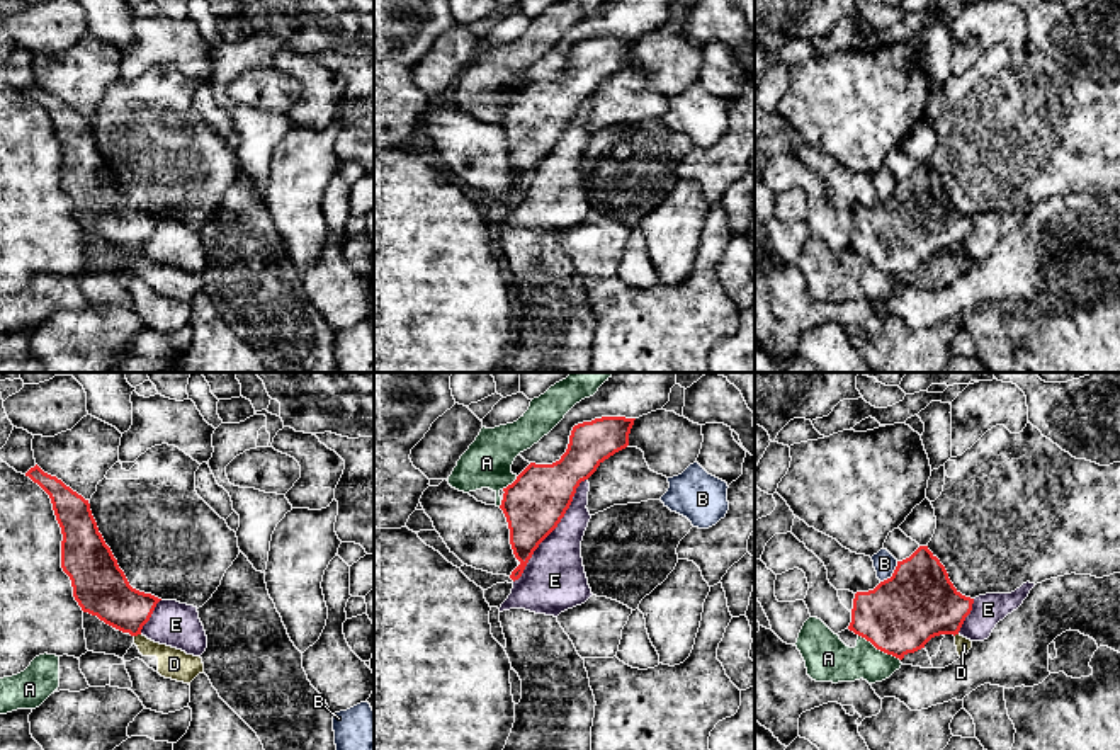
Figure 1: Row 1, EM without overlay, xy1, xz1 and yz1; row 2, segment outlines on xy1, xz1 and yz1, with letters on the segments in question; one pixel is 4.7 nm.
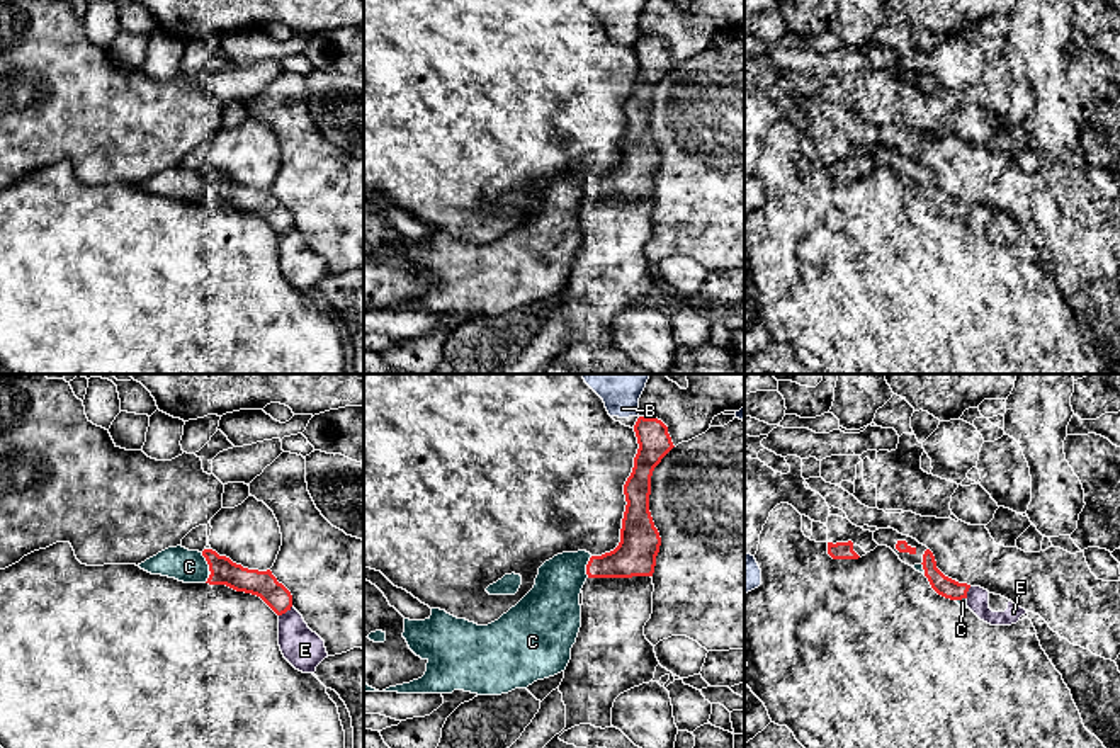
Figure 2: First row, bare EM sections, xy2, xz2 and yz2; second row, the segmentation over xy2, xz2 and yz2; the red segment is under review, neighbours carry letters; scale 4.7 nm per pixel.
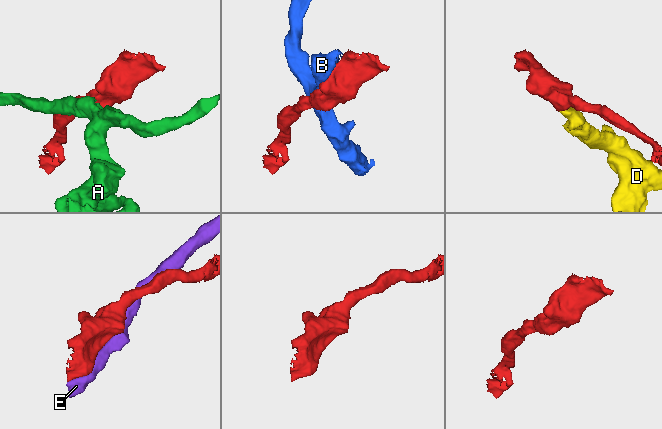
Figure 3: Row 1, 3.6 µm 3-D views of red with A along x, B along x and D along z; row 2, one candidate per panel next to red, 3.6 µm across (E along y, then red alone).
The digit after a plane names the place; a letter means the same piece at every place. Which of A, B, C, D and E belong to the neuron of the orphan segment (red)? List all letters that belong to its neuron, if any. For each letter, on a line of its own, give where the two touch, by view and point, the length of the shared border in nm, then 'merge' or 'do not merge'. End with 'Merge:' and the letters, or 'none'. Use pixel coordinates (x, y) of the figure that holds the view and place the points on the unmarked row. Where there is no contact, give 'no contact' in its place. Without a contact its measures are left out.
A: yz1 (879, 267) | 240 nm | do not merge
B: yz1 (893, 193) | 130 nm | do not merge
C: xy2 (209, 187) | 150 nm | merge
D: xy1 (136, 254) | 40 nm | do not merge
E: xz1 (554, 147) | 600 nm | do not merge
Merge: C

